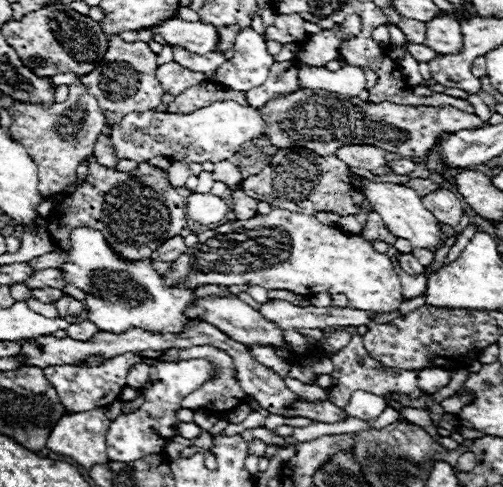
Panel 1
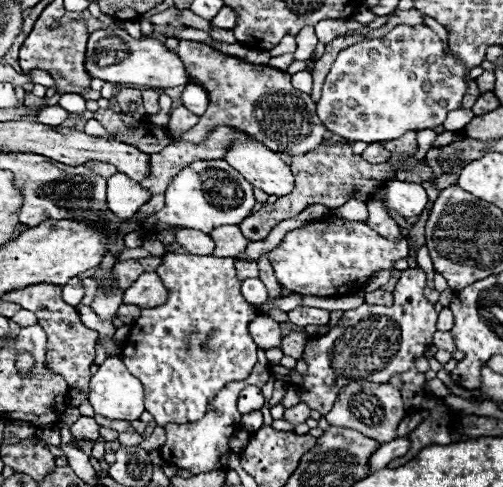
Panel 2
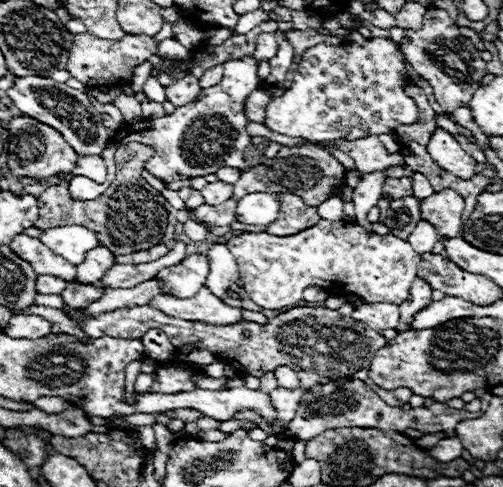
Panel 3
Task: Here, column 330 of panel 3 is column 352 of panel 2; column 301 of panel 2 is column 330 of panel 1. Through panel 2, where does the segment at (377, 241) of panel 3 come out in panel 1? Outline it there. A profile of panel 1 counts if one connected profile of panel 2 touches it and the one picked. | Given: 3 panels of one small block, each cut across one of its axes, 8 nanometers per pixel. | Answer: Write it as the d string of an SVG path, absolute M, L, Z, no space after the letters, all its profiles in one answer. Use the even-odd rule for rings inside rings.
M274 208L268 214L256 214L250 220L230 220L214 230L202 232L200 242L194 248L190 248L188 254L182 254L174 264L176 268L170 274L164 274L166 284L176 286L176 280L186 280L188 282L186 288L190 290L196 290L202 284L220 284L220 286L246 284L246 286L262 286L266 290L290 290L302 296L314 296L320 292L330 292L330 294L340 292L346 294L350 308L376 312L376 314L394 312L402 304L402 286L386 254L372 250L372 244L362 236L346 236L340 228L330 228L320 224L316 216L298 214L280 208Z

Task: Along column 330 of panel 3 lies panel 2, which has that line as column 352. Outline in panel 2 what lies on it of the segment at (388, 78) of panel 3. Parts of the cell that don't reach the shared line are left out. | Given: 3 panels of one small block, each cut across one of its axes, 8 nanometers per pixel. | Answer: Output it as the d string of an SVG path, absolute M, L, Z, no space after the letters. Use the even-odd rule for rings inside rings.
M400 24L382 38L358 42L338 54L326 76L322 98L318 100L318 116L330 132L350 142L374 144L396 140L410 130L442 126L448 114L462 106L464 94L468 90L468 72L470 70L464 68L464 62L456 60L450 50L444 48L444 42L432 28L426 24Z

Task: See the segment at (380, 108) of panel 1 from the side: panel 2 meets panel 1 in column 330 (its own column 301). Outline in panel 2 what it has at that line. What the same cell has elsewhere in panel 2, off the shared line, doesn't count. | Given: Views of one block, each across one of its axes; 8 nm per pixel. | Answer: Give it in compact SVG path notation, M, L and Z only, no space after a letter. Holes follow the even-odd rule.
M180 40L176 54L186 66L188 80L192 84L204 84L210 98L210 106L192 130L184 132L184 136L172 136L172 142L192 140L194 144L200 144L200 140L204 140L204 136L212 128L228 126L240 128L242 132L248 132L260 142L264 142L266 136L266 140L274 142L274 152L298 156L312 152L324 140L326 128L316 116L316 102L308 94L292 88L290 74L274 70L270 66L248 64L242 58L224 56L214 48L192 40Z

